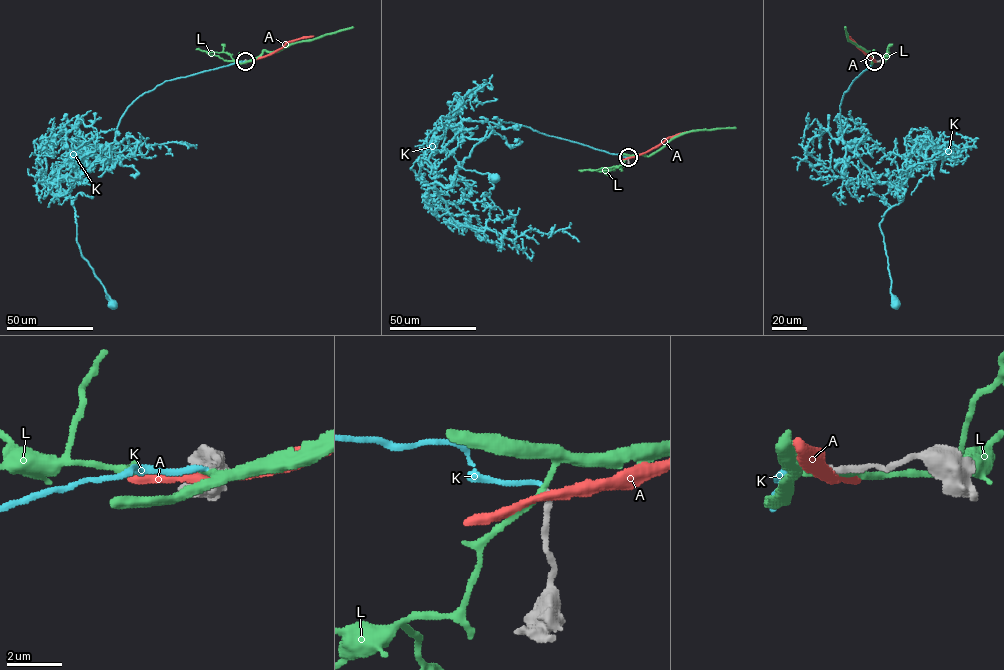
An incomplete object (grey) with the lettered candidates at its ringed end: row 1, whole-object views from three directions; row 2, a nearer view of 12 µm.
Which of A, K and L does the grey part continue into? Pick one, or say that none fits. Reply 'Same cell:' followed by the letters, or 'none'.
Same cell: K

